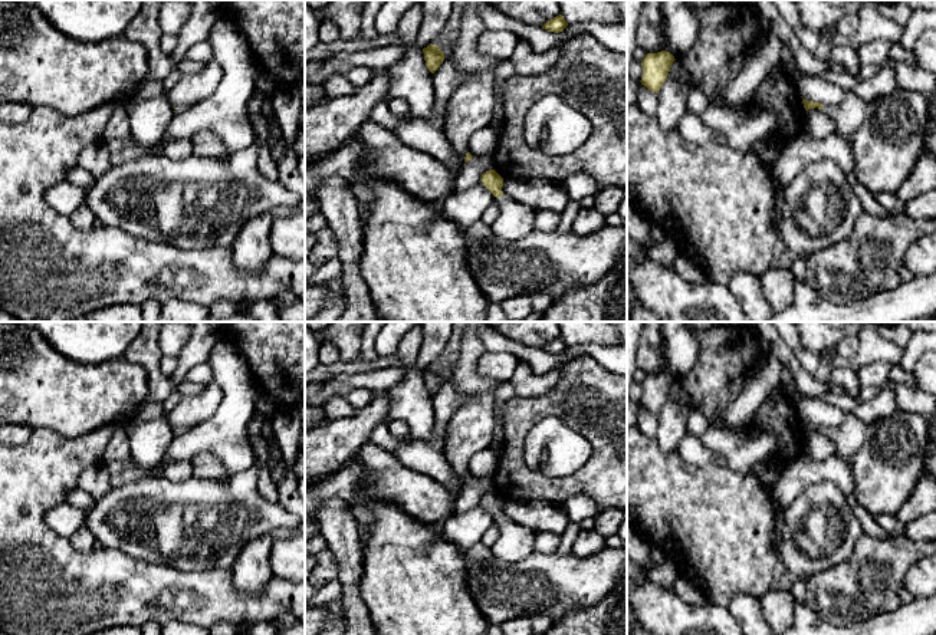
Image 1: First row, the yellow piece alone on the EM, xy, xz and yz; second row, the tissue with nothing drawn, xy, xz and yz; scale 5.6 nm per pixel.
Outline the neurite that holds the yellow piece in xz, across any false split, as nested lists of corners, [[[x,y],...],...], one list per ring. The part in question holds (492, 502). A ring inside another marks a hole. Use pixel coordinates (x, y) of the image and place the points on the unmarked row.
[[[495,491],[483,494],[480,503],[497,520],[500,530],[497,540],[490,546],[496,559],[518,563],[535,552],[536,532],[505,519],[503,500]]]

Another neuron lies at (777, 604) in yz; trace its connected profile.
[[[771,588],[761,599],[761,605],[774,635],[782,634],[794,622],[794,596],[788,589]]]

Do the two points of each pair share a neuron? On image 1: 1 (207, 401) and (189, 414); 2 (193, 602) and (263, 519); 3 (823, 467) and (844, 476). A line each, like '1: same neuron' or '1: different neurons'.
1: same neuron
2: different neurons
3: same neuron

